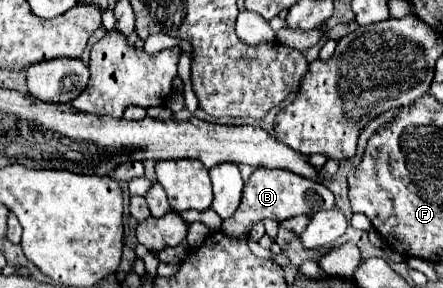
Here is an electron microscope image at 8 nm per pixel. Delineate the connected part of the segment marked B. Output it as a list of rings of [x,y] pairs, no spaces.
[[[256,168],[254,174],[246,180],[244,192],[242,192],[242,204],[238,206],[236,214],[222,222],[222,232],[228,236],[246,236],[250,234],[252,224],[272,218],[276,222],[284,222],[286,218],[308,214],[314,216],[320,210],[328,210],[334,206],[334,194],[316,180],[308,180],[304,176],[288,172],[288,170],[270,170],[270,168]]]

